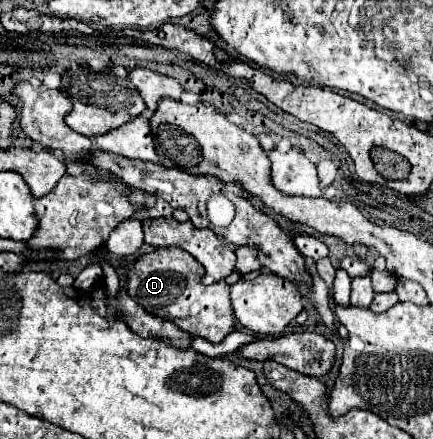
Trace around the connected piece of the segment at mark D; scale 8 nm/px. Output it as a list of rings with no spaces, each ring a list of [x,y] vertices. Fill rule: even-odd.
[[[156,248],[154,252],[144,254],[134,262],[128,274],[126,290],[142,308],[146,308],[146,312],[174,322],[184,332],[220,344],[234,324],[230,286],[224,280],[204,286],[200,282],[202,280],[200,276],[202,276],[202,266],[186,250]]]

